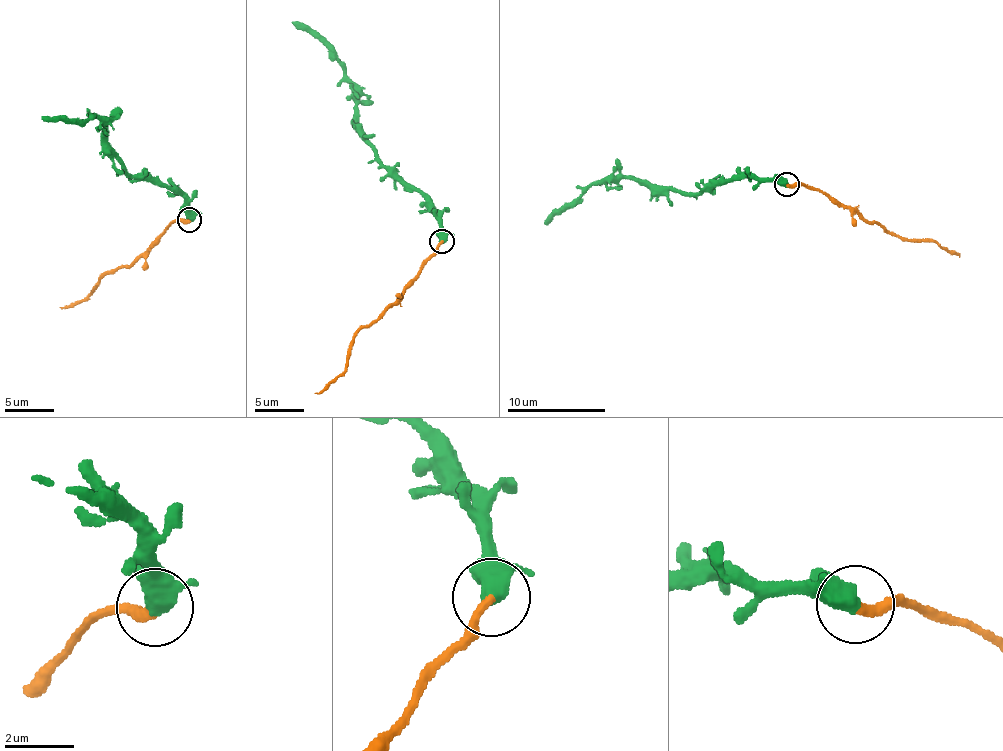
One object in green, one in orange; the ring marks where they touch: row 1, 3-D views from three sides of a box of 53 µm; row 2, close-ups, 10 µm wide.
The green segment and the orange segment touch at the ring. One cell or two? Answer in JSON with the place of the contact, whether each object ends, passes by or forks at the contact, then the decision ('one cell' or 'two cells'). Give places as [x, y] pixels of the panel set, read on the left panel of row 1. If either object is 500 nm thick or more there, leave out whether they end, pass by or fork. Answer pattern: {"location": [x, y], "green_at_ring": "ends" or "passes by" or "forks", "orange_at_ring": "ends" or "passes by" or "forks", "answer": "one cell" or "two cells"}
{"location": [189, 220], "answer": "two cells"}

